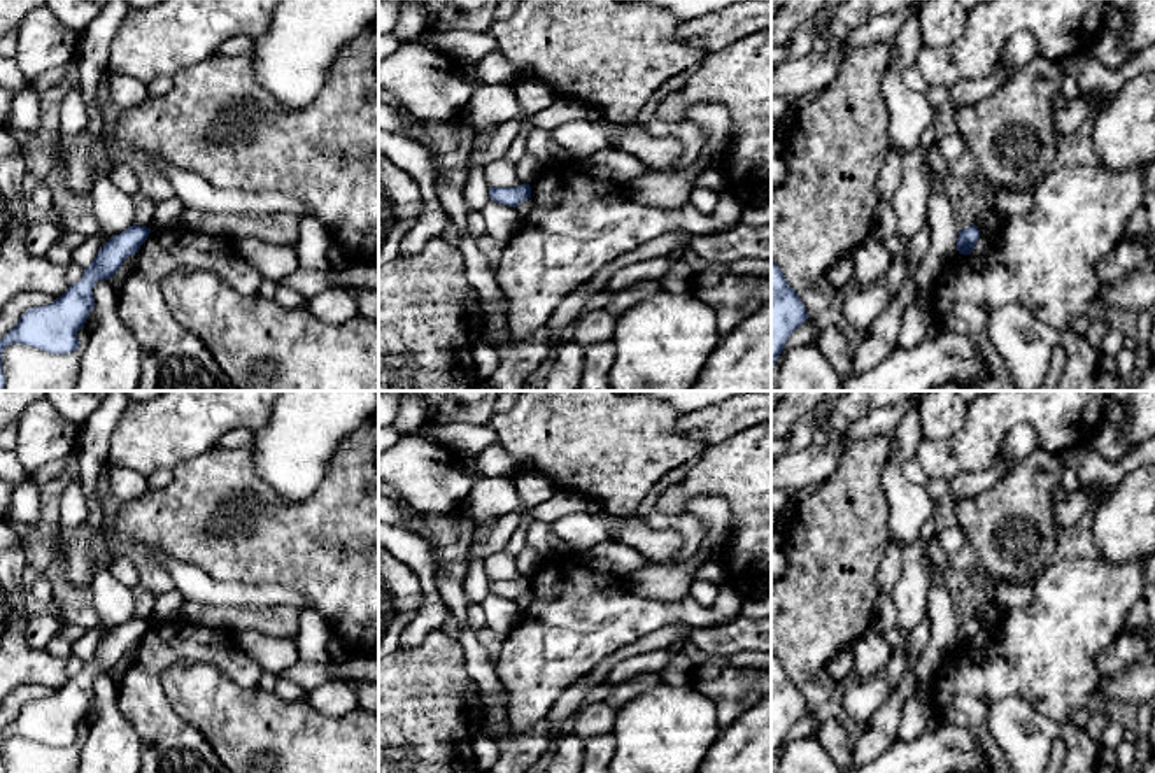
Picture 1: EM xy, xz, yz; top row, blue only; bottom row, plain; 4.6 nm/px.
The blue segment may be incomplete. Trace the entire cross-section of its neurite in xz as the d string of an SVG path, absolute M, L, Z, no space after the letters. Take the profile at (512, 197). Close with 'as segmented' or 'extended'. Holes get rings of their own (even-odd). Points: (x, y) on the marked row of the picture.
M521 184L517 188L491 188L489 198L503 205L517 207L521 202L531 198L531 188L529 184Z; as segmented

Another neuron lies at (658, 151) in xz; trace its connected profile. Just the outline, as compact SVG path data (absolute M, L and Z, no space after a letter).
M613 124L612 140L652 167L671 165L682 154L682 144L675 137L652 137L640 124Z

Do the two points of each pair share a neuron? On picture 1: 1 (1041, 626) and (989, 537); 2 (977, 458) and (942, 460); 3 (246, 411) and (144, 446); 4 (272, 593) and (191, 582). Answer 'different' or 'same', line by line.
1: different
2: same
3: same
4: same

